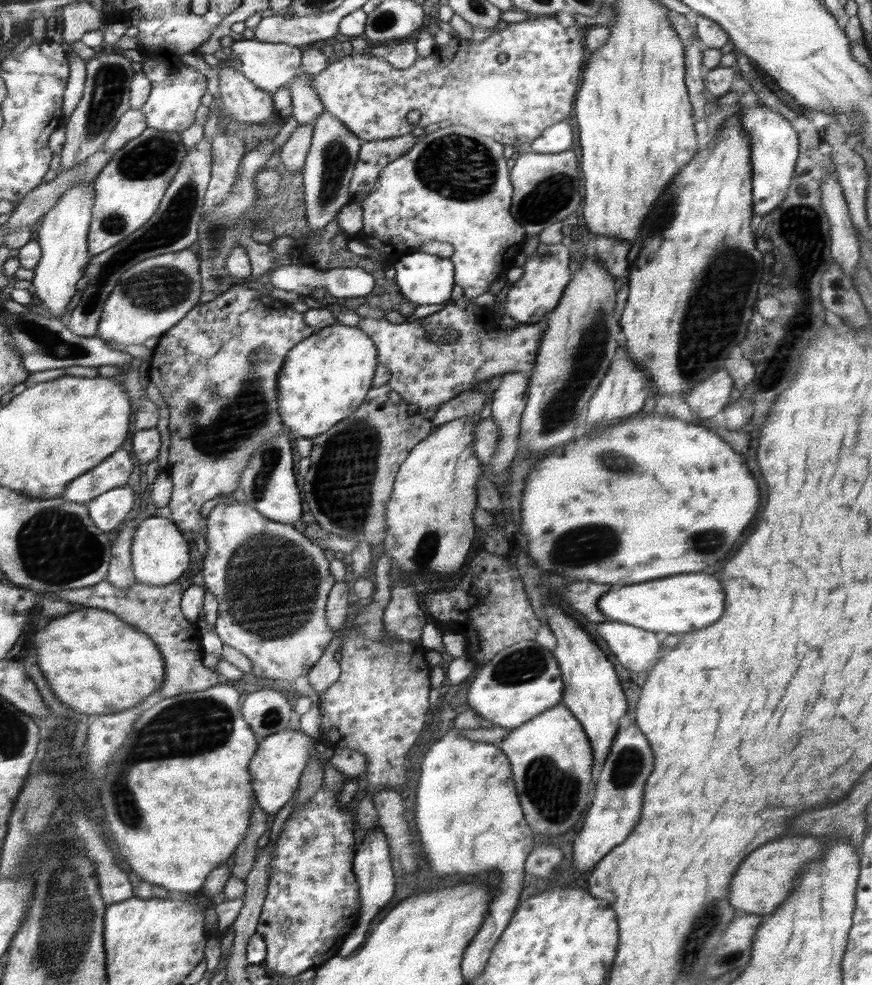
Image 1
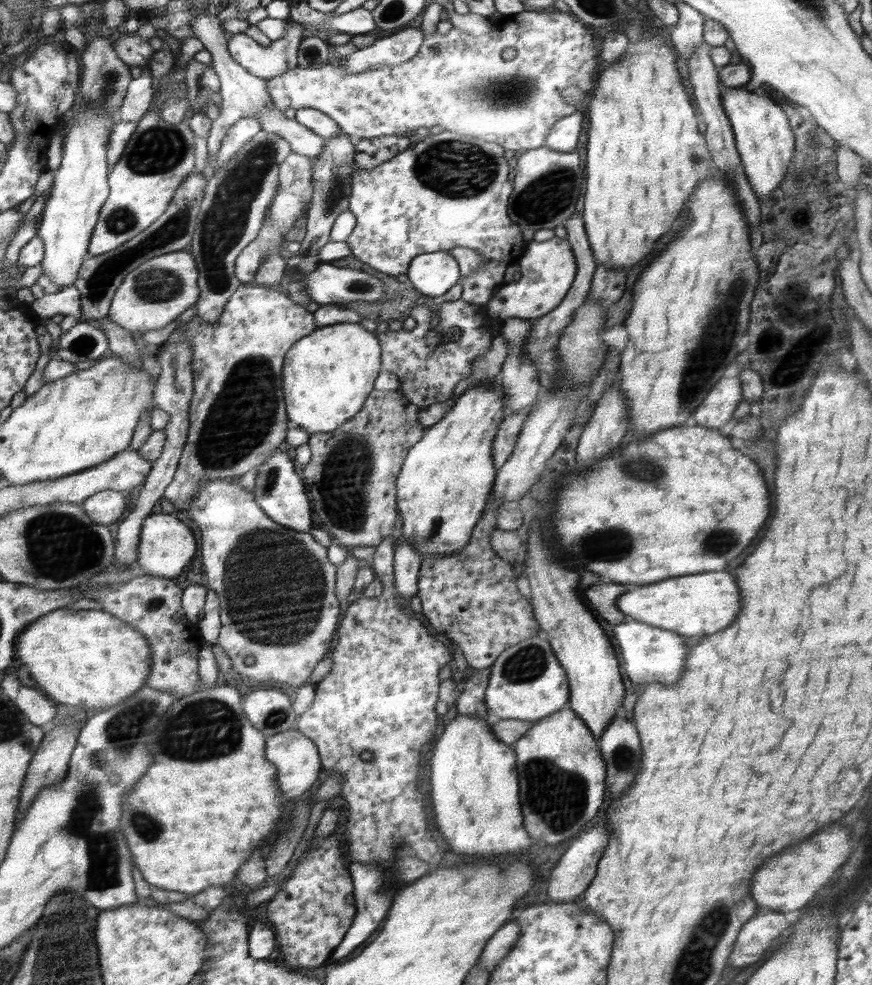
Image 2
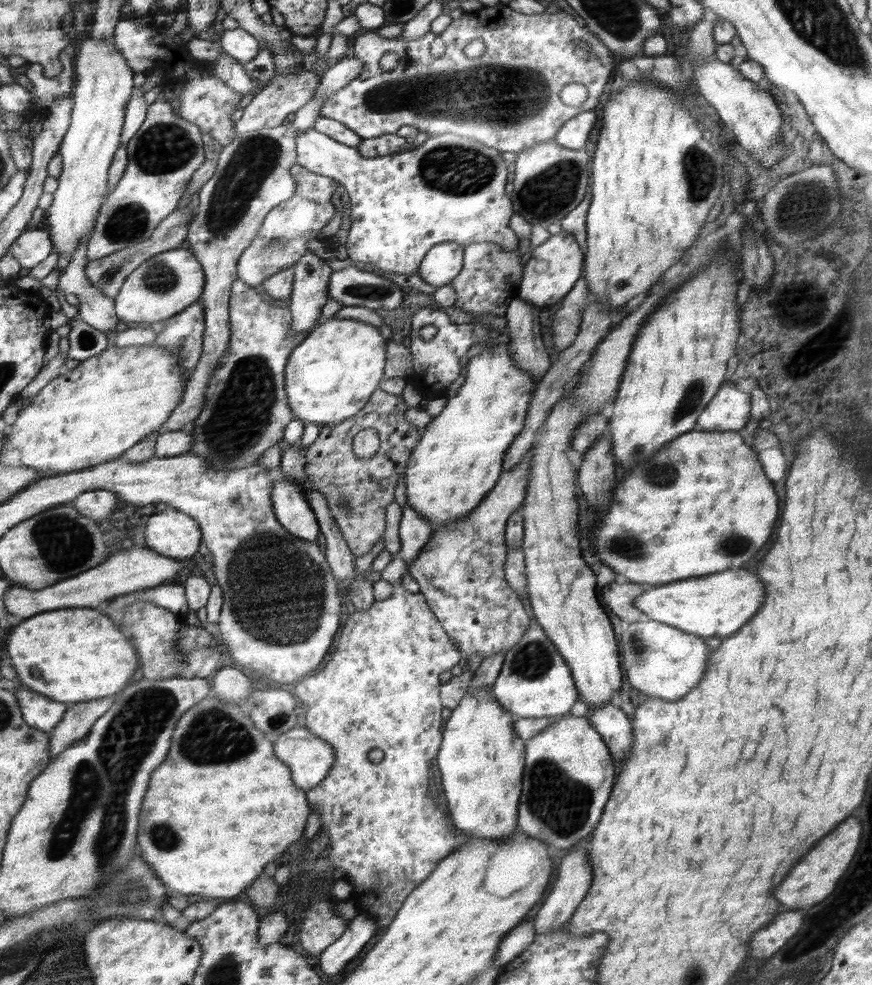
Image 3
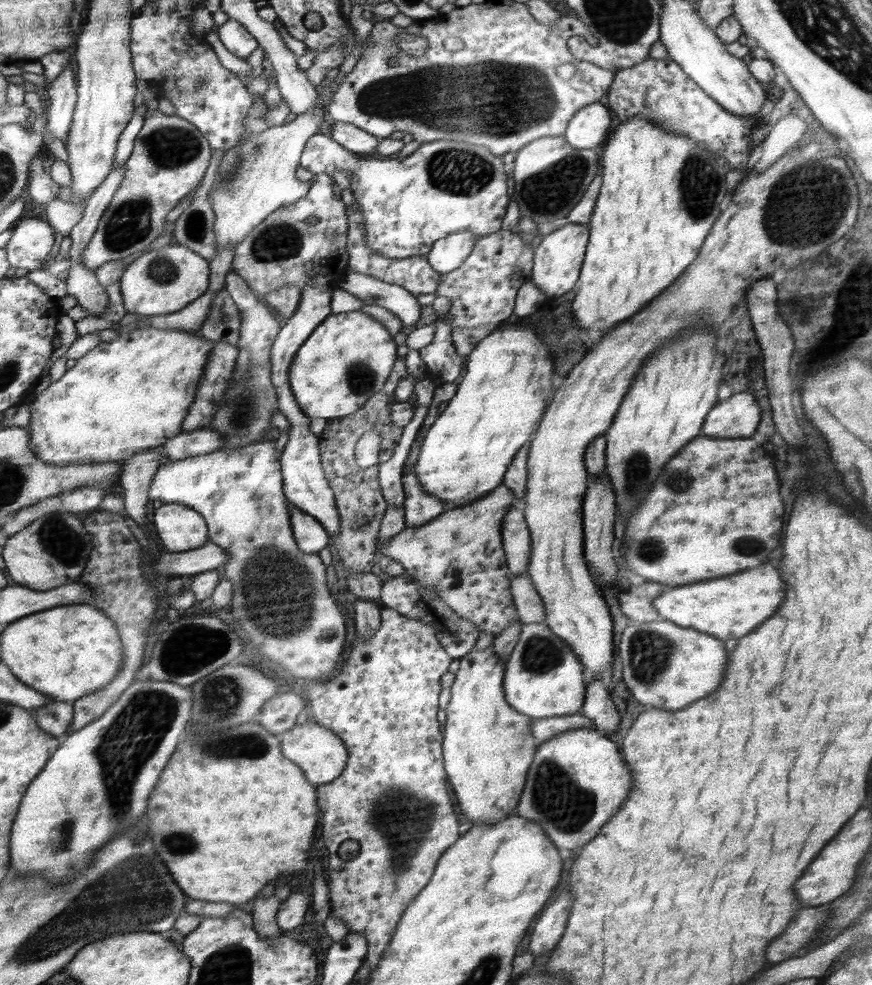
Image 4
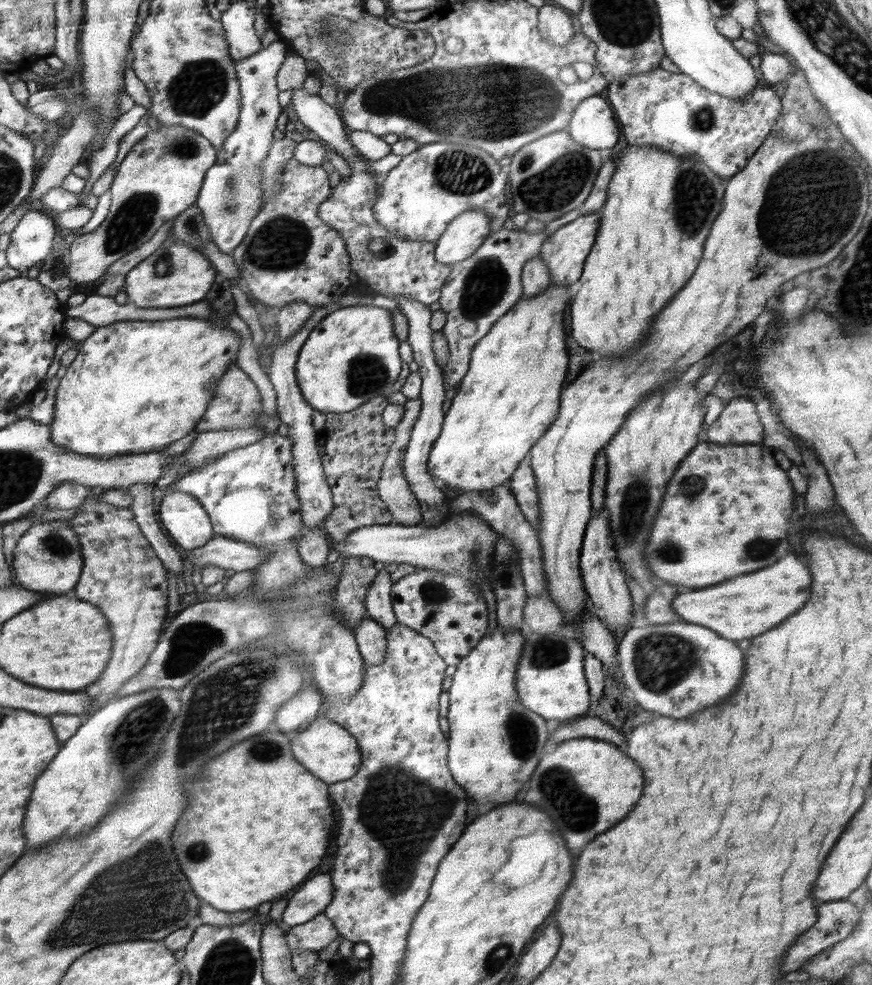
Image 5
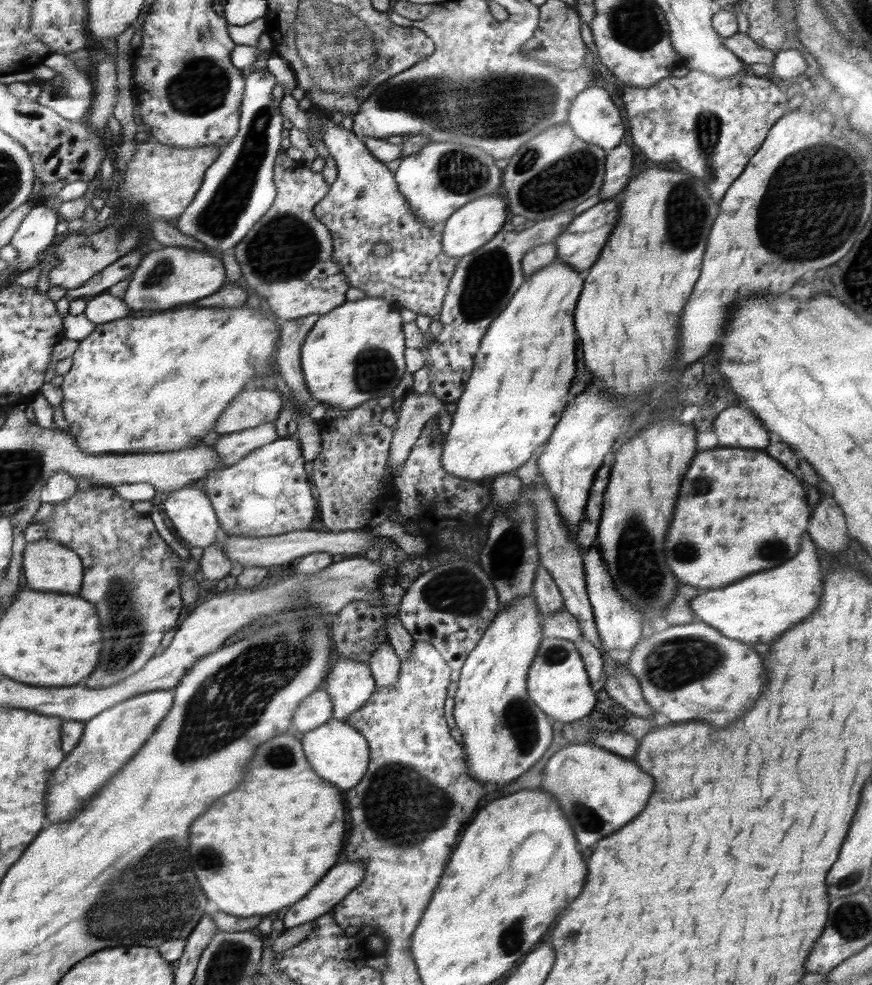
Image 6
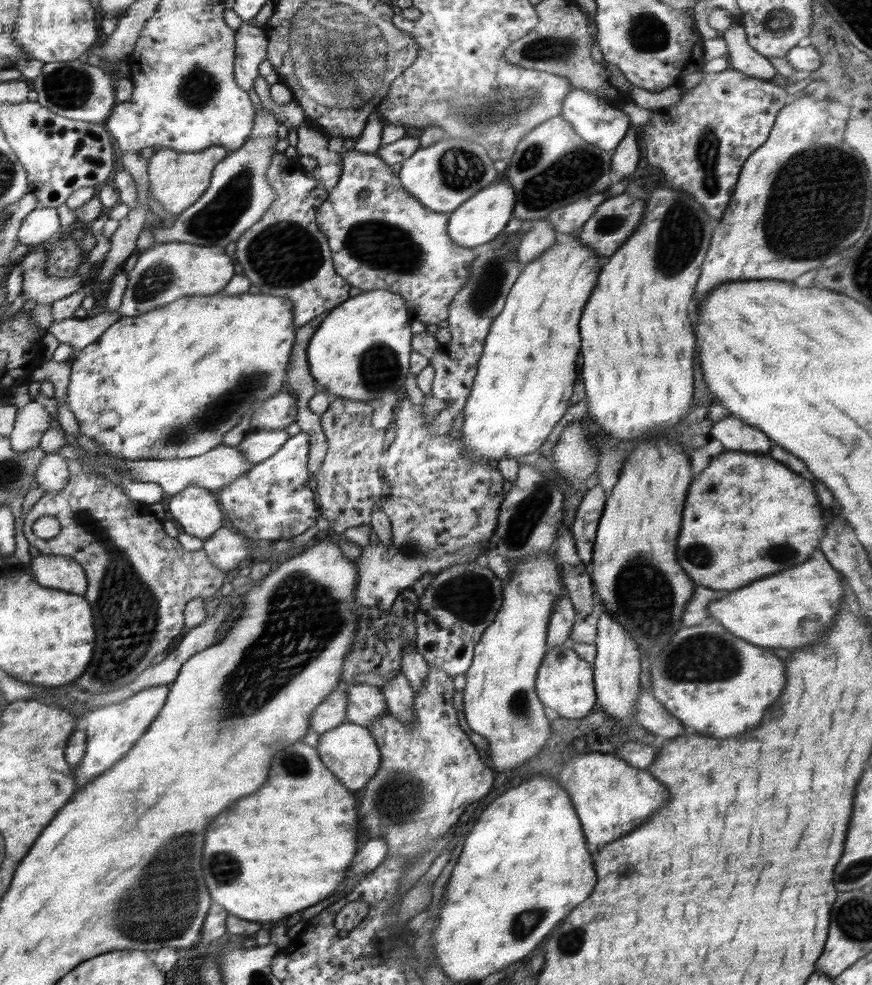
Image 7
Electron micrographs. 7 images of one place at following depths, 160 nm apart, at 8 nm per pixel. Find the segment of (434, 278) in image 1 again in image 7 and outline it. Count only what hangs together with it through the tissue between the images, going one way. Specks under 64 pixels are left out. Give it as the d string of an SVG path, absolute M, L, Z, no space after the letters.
M508 182L489 184L488 188L482 188L466 203L462 203L456 211L449 213L449 236L455 243L464 248L482 249L487 247L492 240L503 236L506 224L510 222L516 207L516 192Z

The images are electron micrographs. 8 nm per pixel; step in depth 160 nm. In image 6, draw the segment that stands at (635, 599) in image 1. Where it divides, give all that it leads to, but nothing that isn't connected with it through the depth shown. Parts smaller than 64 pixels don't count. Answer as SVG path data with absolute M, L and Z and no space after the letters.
M806 536L806 548L802 548L802 552L794 556L794 560L788 560L774 570L760 572L758 576L740 580L738 584L730 584L730 588L720 588L700 594L690 601L690 608L697 620L714 624L714 628L722 628L722 632L726 632L727 637L750 644L774 642L782 632L790 630L792 626L798 624L798 620L807 618L818 608L818 602L823 596L822 584L824 584L824 572L820 568L814 544Z

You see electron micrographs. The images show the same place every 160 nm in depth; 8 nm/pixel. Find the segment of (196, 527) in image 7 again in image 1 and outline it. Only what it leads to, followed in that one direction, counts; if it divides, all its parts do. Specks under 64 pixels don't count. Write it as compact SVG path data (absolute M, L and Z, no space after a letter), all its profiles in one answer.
M155 512L143 520L135 530L131 546L132 572L138 583L164 586L176 582L184 574L190 562L190 546L181 529L170 519L157 516Z

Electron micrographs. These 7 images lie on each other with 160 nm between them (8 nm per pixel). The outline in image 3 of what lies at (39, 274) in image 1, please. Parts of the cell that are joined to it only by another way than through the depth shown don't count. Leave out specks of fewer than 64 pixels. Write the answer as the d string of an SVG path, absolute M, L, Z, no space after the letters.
M89 38L80 44L76 56L76 85L73 88L73 107L71 121L60 143L58 152L63 165L57 178L58 188L55 192L53 207L48 210L45 226L52 233L55 251L59 256L72 256L82 238L93 230L97 216L105 202L106 191L109 190L109 168L119 150L121 132L124 130L125 114L130 97L134 94L134 75L125 56L115 48L115 42Z

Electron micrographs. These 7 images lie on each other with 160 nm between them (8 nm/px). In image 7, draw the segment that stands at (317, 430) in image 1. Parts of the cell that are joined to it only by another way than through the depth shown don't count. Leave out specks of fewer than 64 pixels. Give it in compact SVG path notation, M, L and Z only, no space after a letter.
M386 290L360 293L330 310L329 316L310 339L306 352L310 372L317 384L324 385L331 398L342 397L355 401L384 399L384 390L391 390L392 393L400 391L408 374L408 358L413 350L413 346L410 346L413 333L410 332L410 318L404 300Z

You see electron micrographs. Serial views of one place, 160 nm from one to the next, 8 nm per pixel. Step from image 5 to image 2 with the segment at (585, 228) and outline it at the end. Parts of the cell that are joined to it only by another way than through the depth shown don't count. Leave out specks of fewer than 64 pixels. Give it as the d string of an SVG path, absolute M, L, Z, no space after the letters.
M556 236L544 242L532 241L519 261L520 274L504 285L486 306L490 317L500 323L510 318L538 320L554 311L569 294L577 276L577 259L570 245L566 238Z

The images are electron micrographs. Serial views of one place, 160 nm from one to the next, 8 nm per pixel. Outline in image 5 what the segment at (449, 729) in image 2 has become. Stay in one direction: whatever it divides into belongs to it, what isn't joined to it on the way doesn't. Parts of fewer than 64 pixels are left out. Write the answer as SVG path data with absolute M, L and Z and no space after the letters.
M498 626L480 639L457 664L455 673L451 676L453 681L449 688L447 714L450 729L450 772L454 768L454 776L458 776L457 784L462 784L462 788L466 788L466 792L470 792L470 798L478 804L504 804L514 800L524 782L533 776L534 768L538 768L544 742L548 740L544 717L526 708L517 692L516 678L526 643L525 637L526 631L521 633Z

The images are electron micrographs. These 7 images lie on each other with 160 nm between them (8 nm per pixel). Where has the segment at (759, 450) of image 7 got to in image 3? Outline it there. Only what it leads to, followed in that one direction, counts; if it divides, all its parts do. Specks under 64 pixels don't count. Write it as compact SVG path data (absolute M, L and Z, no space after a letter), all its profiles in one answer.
M733 384L723 386L701 412L694 431L742 430L750 418L750 394Z

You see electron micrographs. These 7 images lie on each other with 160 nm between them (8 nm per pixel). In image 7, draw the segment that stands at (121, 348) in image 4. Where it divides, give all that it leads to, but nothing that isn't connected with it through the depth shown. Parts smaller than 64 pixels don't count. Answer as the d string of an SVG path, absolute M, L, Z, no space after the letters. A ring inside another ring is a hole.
M216 293L216 296L188 296L163 308L147 312L138 317L122 317L112 324L92 344L76 350L71 361L69 385L67 388L66 403L70 412L76 417L78 428L83 436L91 438L113 458L131 458L132 460L172 460L192 458L205 454L214 447L222 444L222 437L248 416L253 414L265 402L280 392L284 380L287 379L287 368L290 367L290 356L296 342L296 328L293 323L292 302L278 296L266 296L243 293L236 296L228 296L226 293ZM108 410L115 410L120 414L120 423L114 428L104 429L99 425L98 417Z

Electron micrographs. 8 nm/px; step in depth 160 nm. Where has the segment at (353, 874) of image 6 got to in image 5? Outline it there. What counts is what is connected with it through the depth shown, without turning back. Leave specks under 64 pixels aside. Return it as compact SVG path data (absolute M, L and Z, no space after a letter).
M328 874L314 876L308 880L288 902L281 924L287 928L304 924L324 910L333 897L333 884Z

